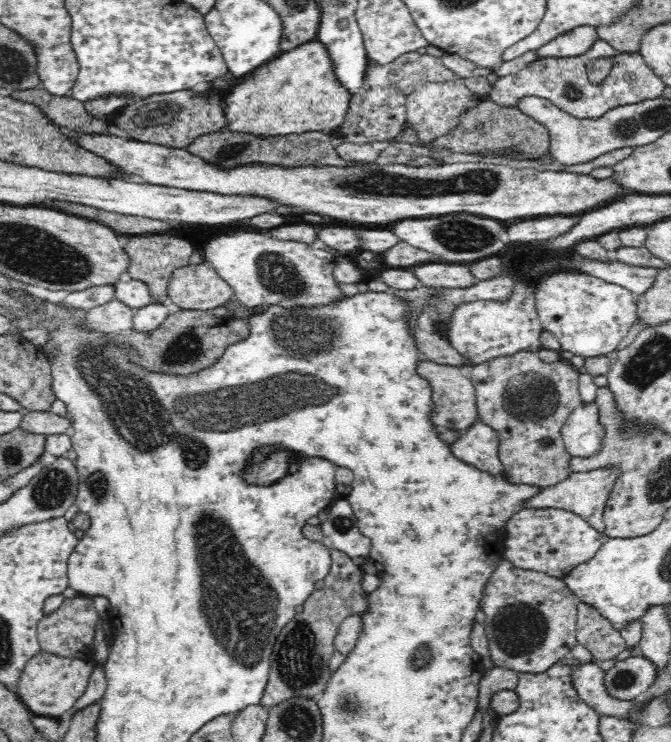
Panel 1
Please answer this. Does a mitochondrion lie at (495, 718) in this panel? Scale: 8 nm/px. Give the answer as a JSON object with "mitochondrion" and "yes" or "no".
{"mitochondrion":"no"}

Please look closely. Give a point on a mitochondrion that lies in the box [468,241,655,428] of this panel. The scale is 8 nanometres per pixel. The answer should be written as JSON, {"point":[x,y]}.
{"point":[532,397]}

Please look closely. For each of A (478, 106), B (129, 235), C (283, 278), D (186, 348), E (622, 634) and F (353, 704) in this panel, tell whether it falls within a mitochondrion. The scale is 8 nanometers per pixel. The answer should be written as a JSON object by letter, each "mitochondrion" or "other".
{"A":"other","B":"other","C":"mitochondrion","D":"mitochondrion","E":"other","F":"mitochondrion"}

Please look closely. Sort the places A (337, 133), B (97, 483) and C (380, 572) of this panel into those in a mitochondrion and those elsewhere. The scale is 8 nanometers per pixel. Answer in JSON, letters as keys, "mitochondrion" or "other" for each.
{"A":"other","B":"mitochondrion","C":"other"}

